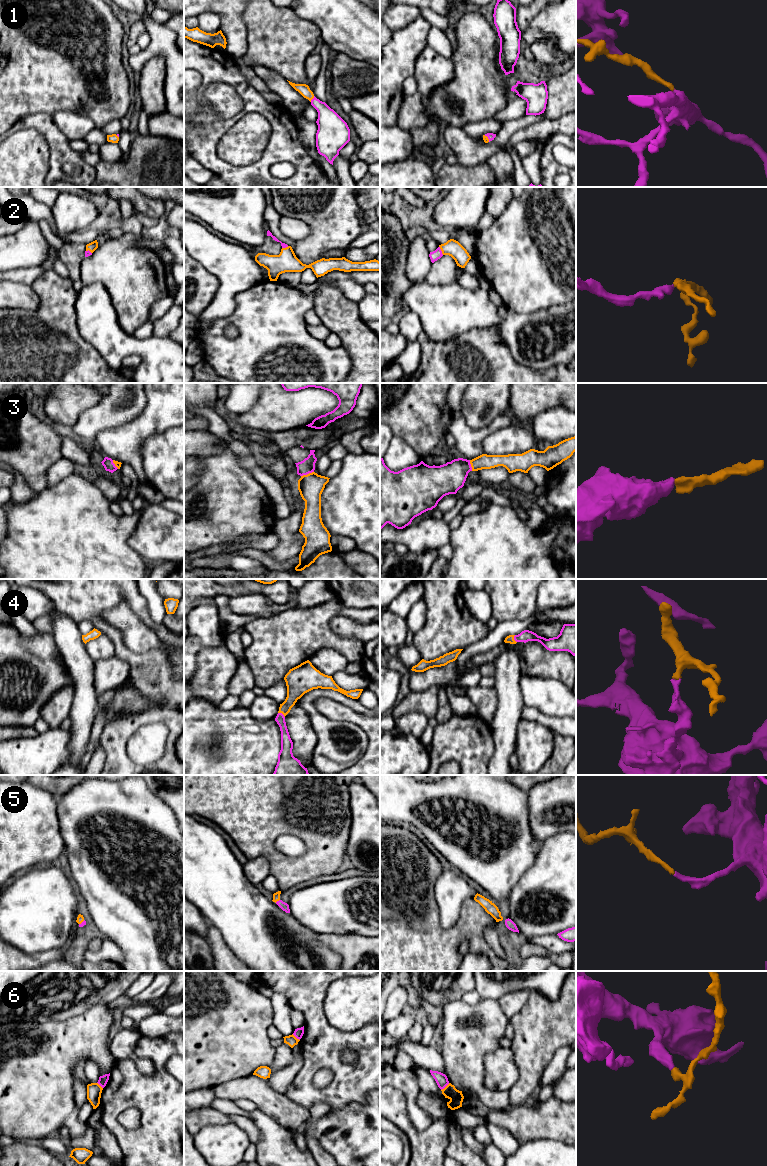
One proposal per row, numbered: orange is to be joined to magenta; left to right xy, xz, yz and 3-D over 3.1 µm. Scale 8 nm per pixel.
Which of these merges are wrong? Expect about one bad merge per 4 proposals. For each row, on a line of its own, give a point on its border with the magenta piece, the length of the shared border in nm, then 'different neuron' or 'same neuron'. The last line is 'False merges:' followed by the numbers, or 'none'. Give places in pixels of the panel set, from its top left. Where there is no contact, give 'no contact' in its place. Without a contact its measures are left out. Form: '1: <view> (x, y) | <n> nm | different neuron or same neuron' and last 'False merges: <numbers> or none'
1: xz (312, 99) | 60 nm | same neuron
2: yz (440, 250) | 80 nm | same neuron
3: xz (307, 473) | 110 nm | same neuron
4: xz (282, 714) | 70 nm | same neuron
5: xz (277, 901) | 50 nm | same neuron
6: yz (445, 1086) | 90 nm | different neuron
False merges: 6

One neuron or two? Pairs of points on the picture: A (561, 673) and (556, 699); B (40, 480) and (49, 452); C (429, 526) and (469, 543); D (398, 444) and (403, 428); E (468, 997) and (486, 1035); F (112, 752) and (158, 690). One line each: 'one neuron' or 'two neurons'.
A: two neurons
B: one neuron
C: two neurons
D: two neurons
E: two neurons
F: two neurons

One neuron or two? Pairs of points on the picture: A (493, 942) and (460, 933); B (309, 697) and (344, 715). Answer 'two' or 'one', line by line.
A: two
B: two

